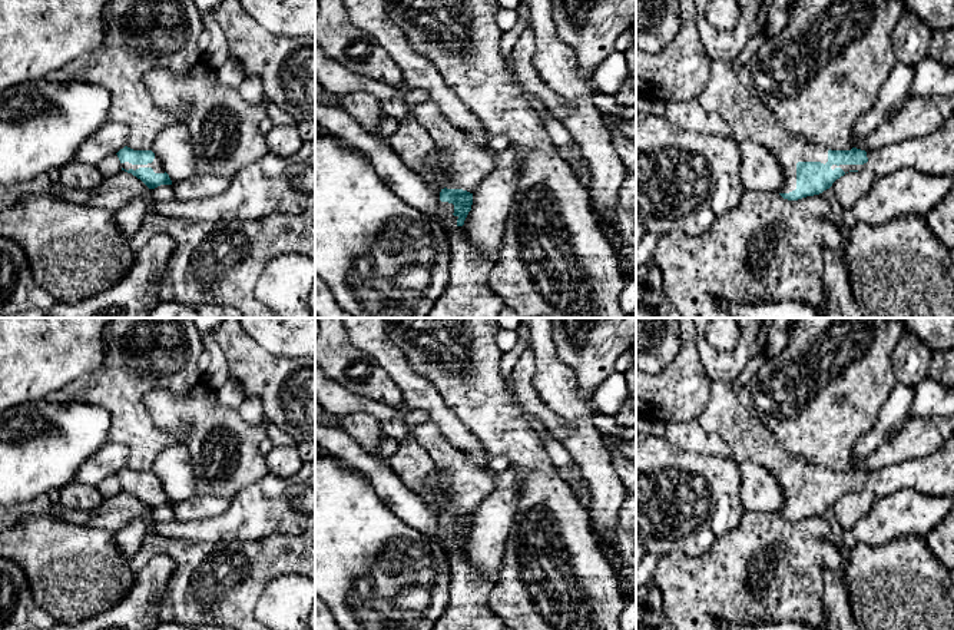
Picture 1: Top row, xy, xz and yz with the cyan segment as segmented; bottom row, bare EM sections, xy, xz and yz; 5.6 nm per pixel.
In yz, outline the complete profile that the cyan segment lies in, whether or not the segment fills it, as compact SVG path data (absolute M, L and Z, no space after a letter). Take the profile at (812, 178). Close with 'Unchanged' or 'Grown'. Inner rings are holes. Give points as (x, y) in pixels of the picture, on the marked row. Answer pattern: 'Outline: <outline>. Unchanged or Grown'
Outline: M712 60L710 76L698 102L706 112L718 113L728 123L732 137L738 143L753 142L762 145L779 160L784 169L784 185L778 192L788 200L819 195L845 173L864 169L871 170L875 178L902 169L915 169L934 176L954 175L954 115L938 130L925 137L910 139L868 152L857 147L831 150L789 135L772 110L739 82L735 73L735 63L723 60Z. Grown

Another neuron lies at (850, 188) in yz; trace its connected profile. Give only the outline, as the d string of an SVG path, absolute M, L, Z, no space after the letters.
M868 170L848 172L837 179L831 189L844 209L849 209L874 186L875 175Z

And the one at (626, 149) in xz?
M603 115L603 123L610 133L612 143L623 162L627 173L636 175L636 142L617 130L617 122L622 120L617 115Z

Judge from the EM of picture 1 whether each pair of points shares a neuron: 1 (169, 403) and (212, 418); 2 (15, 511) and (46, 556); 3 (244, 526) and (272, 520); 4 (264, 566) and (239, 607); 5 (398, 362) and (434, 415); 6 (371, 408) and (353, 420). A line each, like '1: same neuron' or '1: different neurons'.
1: same neuron
2: different neurons
3: same neuron
4: same neuron
5: same neuron
6: different neurons

